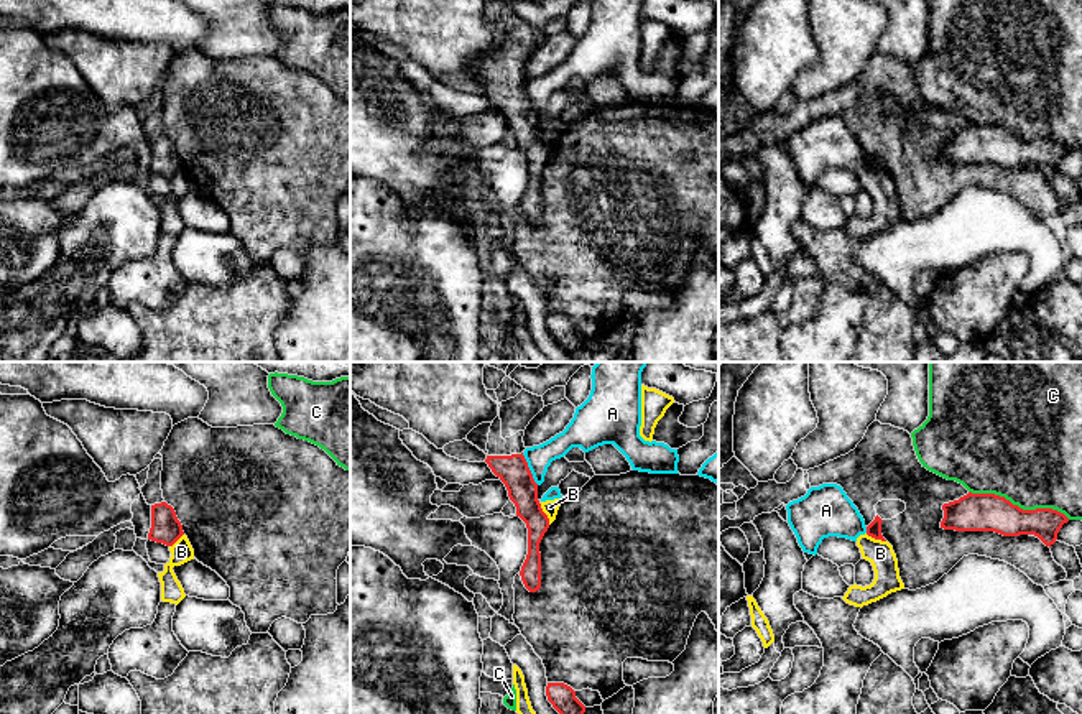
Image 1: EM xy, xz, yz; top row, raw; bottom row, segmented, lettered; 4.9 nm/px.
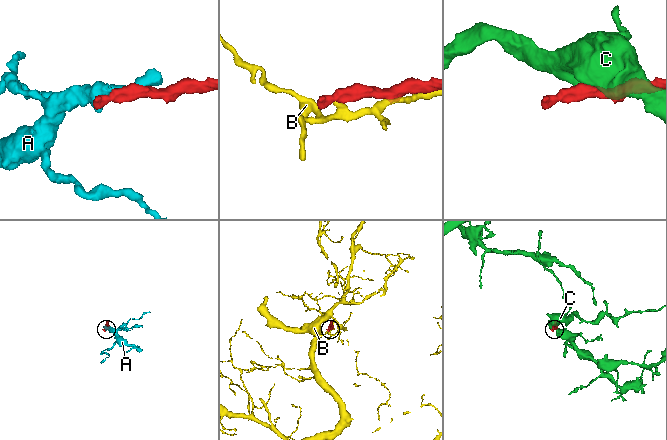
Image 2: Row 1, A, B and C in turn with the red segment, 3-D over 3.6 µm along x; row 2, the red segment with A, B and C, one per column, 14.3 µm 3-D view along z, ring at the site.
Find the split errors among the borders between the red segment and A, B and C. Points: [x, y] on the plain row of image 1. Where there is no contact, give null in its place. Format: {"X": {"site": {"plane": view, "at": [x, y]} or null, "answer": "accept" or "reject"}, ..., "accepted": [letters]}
{"A": {"site": {"plane": "xz", "at": [528, 101]}, "answer": "reject"}, "B": {"site": {"plane": "xz", "at": [545, 145]}, "answer": "reject"}, "C": {"site": {"plane": "yz", "at": [1018, 139]}, "answer": "reject"}, "accepted": []}

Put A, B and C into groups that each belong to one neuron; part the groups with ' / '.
A / B / C

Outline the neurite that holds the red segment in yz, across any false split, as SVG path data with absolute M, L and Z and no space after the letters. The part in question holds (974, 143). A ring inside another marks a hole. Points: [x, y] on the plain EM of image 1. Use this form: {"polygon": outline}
{"polygon": "M972 125L942 137L941 160L955 163L995 163L1003 168L1034 166L1052 178L1069 150L1052 140L1023 141L995 125Z"}

